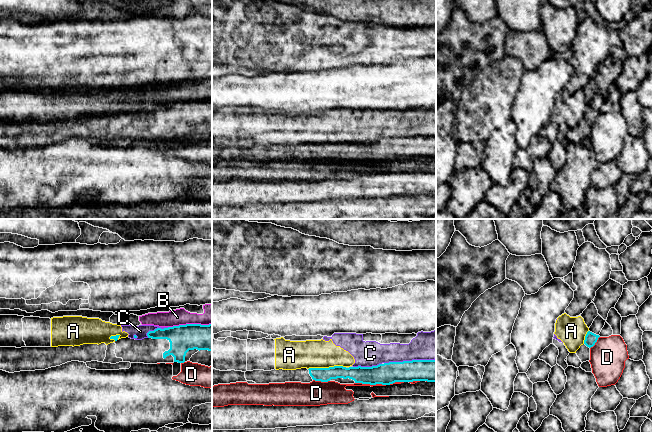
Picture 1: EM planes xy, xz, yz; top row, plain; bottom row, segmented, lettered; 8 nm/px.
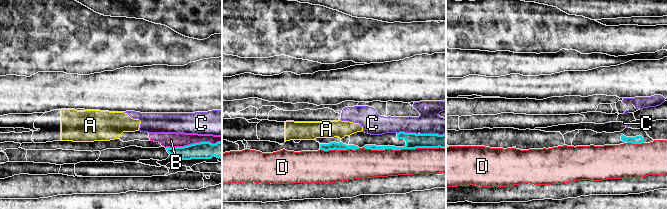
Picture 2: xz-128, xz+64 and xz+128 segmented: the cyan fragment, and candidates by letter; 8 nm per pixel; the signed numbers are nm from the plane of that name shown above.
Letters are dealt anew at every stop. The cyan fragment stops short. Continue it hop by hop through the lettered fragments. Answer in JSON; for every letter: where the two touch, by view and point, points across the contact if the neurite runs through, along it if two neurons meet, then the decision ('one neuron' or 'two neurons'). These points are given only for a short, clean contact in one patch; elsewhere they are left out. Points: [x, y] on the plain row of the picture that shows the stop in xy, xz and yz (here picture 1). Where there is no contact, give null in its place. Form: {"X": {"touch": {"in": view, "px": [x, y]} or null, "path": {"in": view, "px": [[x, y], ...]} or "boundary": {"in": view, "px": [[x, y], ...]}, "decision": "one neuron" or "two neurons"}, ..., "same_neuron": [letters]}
{"A": {"touch": {"in": "xz", "px": [326, 144]}, "boundary": {"in": "xz", "px": [[345, 142], [310, 143], [308, 145]]}, "decision": "two neurons"}, "B": {"touch": {"in": "xy", "px": [189, 100]}, "decision": "two neurons"}, "C": {"touch": {"in": "xz", "px": [409, 137]}, "decision": "two neurons"}, "D": {"touch": {"in": "xz", "px": [370, 160]}, "decision": "two neurons"}, "same_neuron": []}

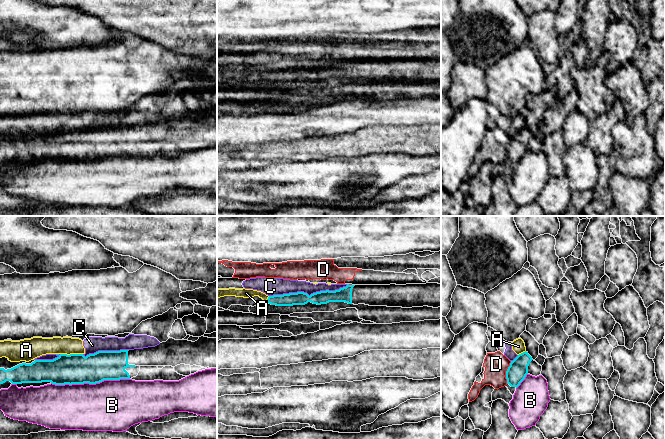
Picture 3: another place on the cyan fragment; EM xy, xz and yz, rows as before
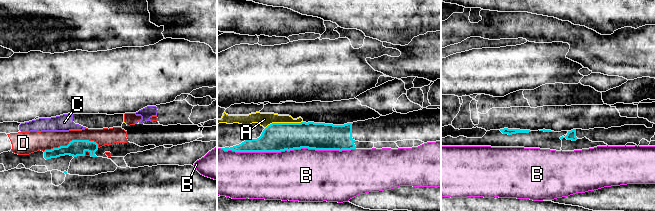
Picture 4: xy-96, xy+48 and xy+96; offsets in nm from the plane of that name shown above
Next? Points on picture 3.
{"A": {"touch": {"in": "xy", "px": [71, 130]}, "decision": "two neurons"}, "B": {"touch": {"in": "xy", "px": [90, 159]}, "decision": "two neurons"}, "C": {"touch": {"in": "xz", "px": [308, 71]}, "decision": "two neurons"}, "D": {"touch": {"in": "yz", "px": [506, 148]}, "decision": "two neurons"}, "same_neuron": []}

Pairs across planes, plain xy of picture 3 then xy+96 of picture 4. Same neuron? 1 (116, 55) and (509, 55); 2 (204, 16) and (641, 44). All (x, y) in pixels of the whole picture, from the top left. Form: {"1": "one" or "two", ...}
{"1": "one", "2": "two"}

